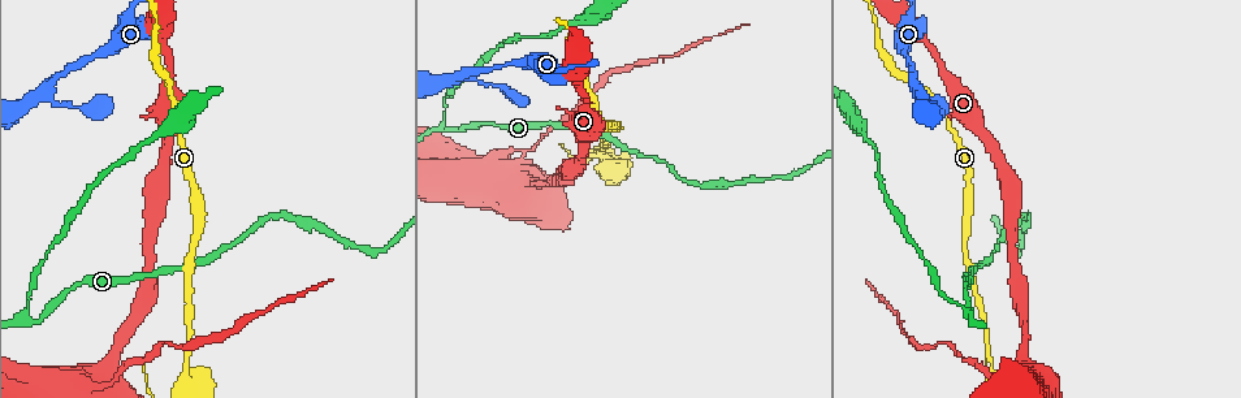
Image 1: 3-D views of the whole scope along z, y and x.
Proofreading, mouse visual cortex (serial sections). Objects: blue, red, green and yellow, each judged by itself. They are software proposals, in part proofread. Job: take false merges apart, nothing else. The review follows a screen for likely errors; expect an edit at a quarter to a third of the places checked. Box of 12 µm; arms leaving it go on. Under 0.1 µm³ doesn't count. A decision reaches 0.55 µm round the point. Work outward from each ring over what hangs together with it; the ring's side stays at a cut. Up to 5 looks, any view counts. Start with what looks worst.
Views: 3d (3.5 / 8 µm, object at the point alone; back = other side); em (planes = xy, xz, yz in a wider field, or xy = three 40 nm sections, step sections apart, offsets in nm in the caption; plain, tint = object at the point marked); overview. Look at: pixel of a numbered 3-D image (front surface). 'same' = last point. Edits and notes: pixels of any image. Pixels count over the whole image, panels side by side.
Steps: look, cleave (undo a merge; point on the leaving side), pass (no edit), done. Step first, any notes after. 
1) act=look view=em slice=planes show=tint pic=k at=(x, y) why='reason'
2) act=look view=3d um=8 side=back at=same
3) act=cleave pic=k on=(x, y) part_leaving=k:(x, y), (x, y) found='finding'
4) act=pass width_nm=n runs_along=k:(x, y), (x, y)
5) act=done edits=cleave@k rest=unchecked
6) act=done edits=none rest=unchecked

act=look view=em slice=xy step=1 show=tint pic=1 at=(525, 153) why='sudden change in width'

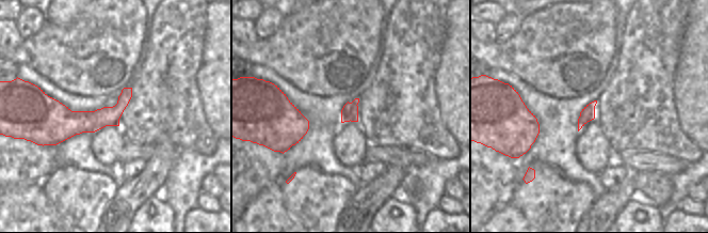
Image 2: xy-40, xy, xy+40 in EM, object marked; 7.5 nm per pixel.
act=look view=3d um=3.5 at=same why='see where the arms go'

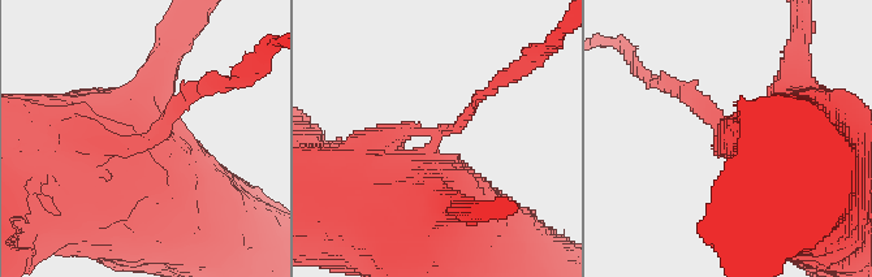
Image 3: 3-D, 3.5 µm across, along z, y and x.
act=cleave pic=3 on=(466, 116) part_leaving=3:(437, 135), (522, 68) found='two cells meet here'

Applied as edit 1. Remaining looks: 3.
act=look view=3d um=8 pic=1 at=(188, 383) why='thin arm on a thick one'

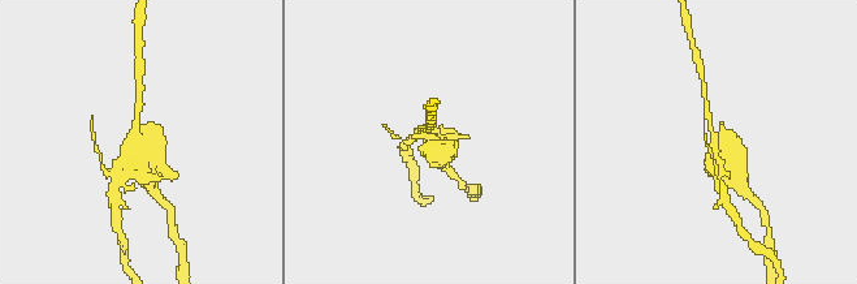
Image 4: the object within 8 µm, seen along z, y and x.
act=look view=3d um=3.5 pic=4 at=(135, 136) why='zoom in'

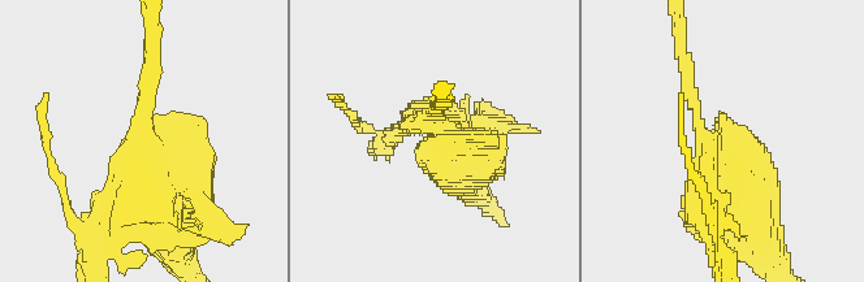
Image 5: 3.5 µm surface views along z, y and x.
act=look view=em slice=xy step=5 show=tint pic=5 at=(145, 146)

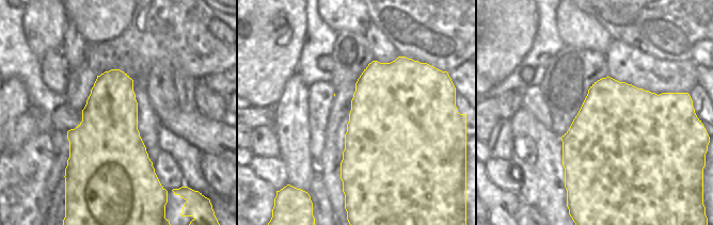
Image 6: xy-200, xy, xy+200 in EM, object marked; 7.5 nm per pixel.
act=cleave pic=5 on=(112, 246) found='two cells meet here'

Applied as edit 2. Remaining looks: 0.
act=done edits=cleave@3,cleave@5 rest=unchecked

